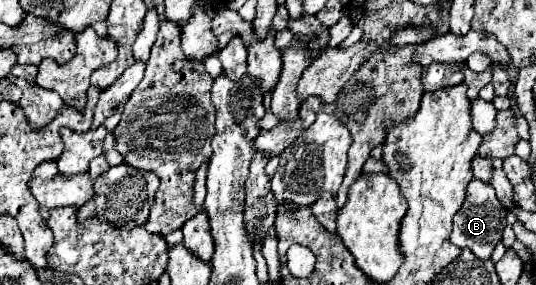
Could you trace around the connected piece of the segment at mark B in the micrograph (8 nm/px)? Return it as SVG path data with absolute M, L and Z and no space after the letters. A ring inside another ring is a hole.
M473 179L467 187L465 203L453 219L451 243L457 245L457 247L469 247L469 249L473 249L473 253L477 253L477 257L485 259L485 257L491 257L491 251L493 251L495 243L501 239L503 227L505 227L505 211L501 207L493 187L489 183Z

